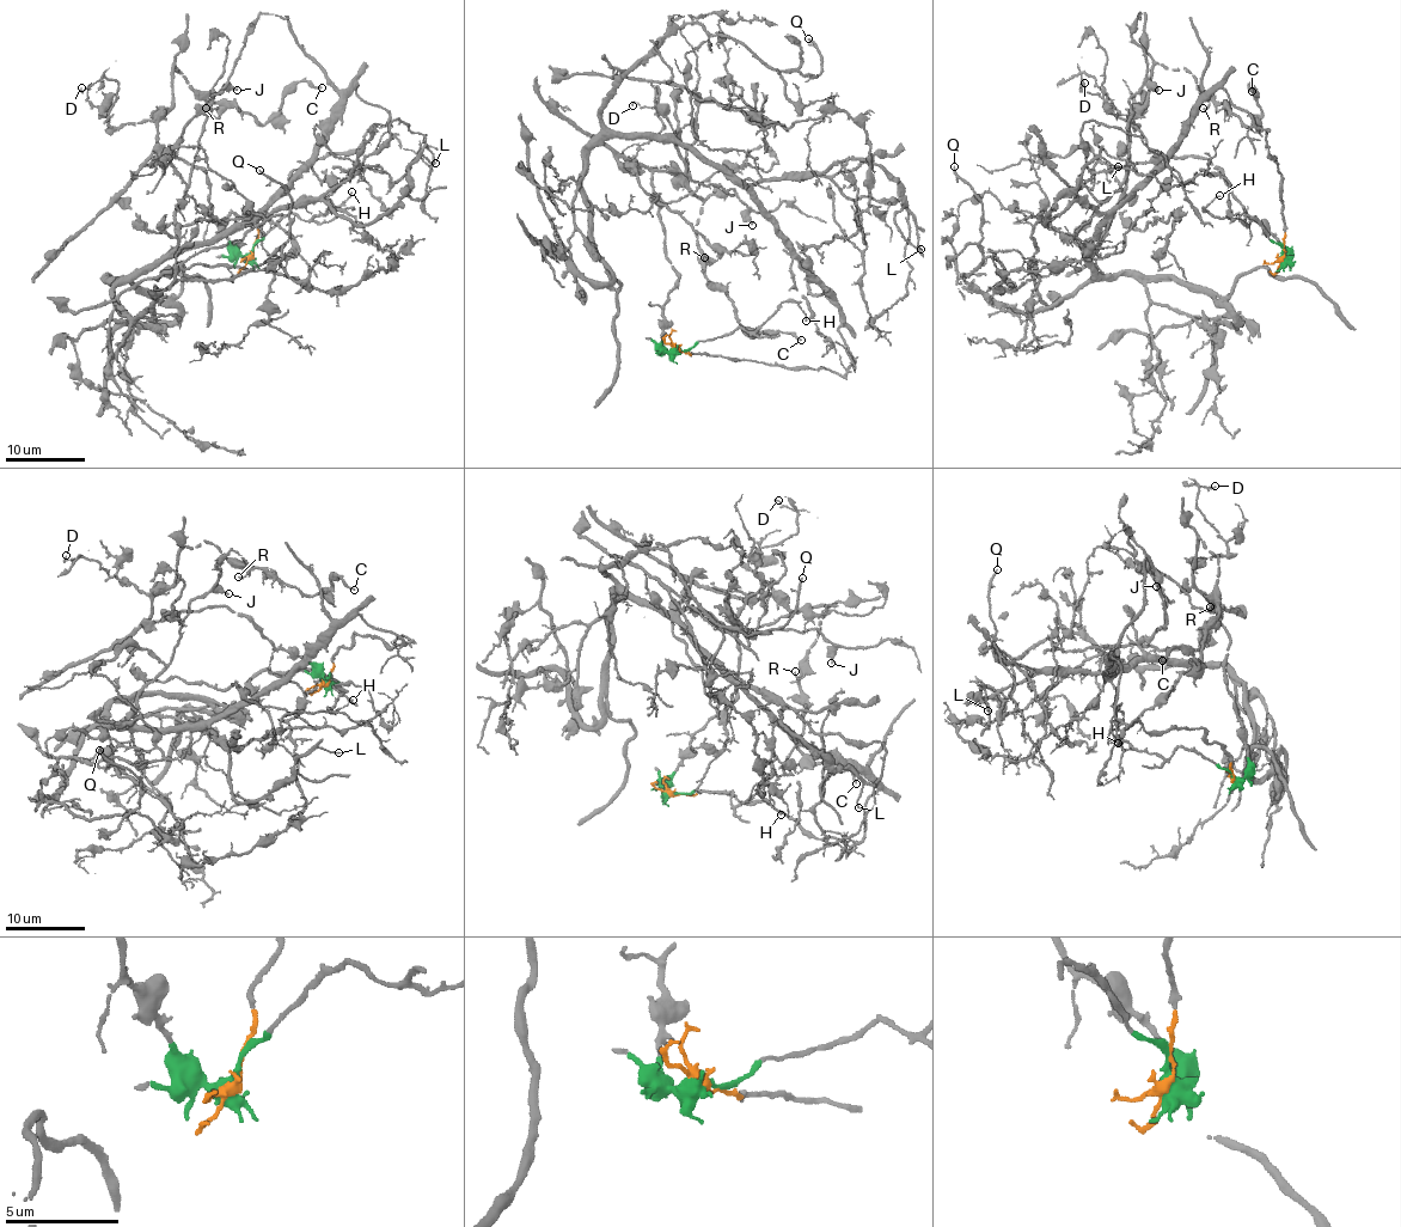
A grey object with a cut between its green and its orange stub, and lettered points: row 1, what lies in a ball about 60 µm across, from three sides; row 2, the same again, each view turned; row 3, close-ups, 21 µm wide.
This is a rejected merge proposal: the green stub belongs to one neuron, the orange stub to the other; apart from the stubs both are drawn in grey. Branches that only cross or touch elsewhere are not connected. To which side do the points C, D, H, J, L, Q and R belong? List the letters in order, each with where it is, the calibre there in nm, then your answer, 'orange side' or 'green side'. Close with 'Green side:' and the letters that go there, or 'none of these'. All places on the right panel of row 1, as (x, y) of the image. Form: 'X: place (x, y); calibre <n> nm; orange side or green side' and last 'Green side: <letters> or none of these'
C: place (1252, 91); calibre 180 nm; green side
D: place (1084, 83); calibre 140 nm; green side
H: place (1219, 195); calibre 120 nm; green side
J: place (1158, 90); calibre 200 nm; orange side
L: place (1118, 166); calibre 130 nm; orange side
Q: place (954, 166); calibre 180 nm; orange side
R: place (1203, 108); calibre 140 nm; green side
Green side: C, D, H, R

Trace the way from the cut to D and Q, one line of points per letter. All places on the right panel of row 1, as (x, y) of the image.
D: (1282, 258), (1276, 238), (1207, 158), (1135, 163), (1126, 117), (1136, 121), (1083, 73), (1084, 83)
Q: (1282, 258), (1268, 130), (1216, 87), (1045, 307), (966, 281), (979, 197), (953, 165)

